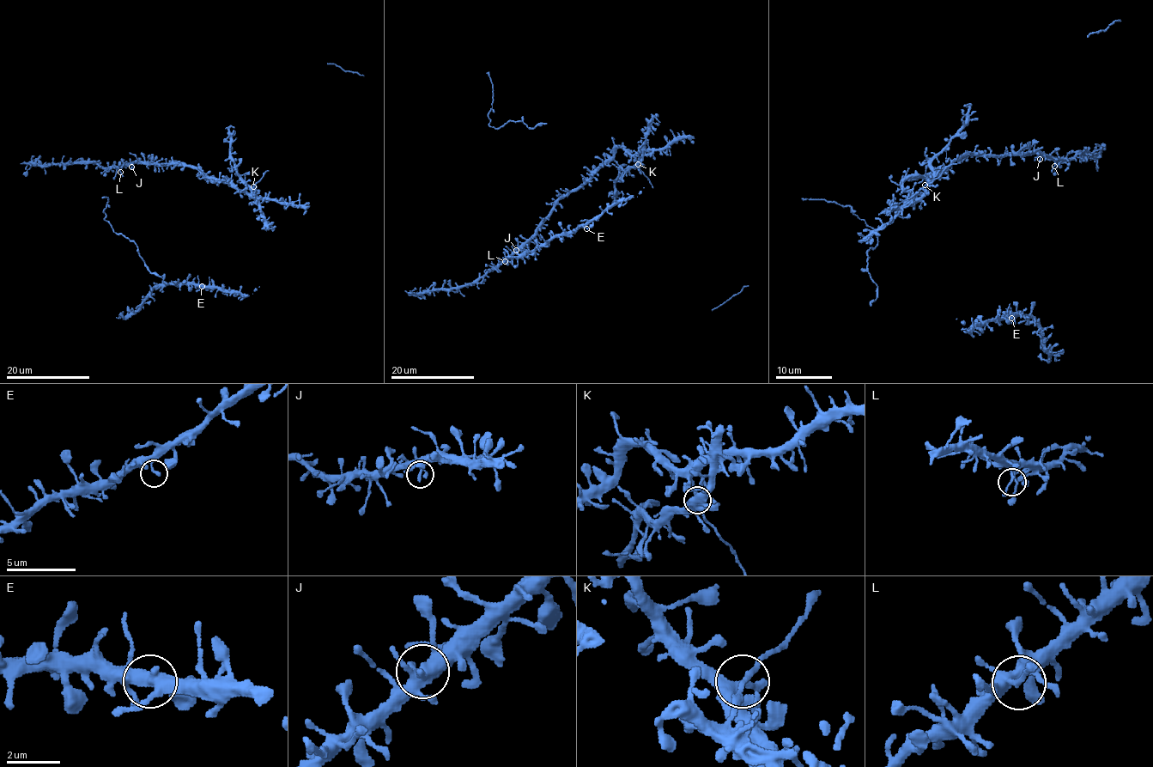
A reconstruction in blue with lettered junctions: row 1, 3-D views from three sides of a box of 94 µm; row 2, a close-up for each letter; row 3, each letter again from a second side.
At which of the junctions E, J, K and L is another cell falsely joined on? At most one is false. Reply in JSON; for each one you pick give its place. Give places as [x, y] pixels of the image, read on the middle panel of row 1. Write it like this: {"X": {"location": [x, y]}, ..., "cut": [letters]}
{"K": {"location": [638, 164]}, "cut": ["K"]}

